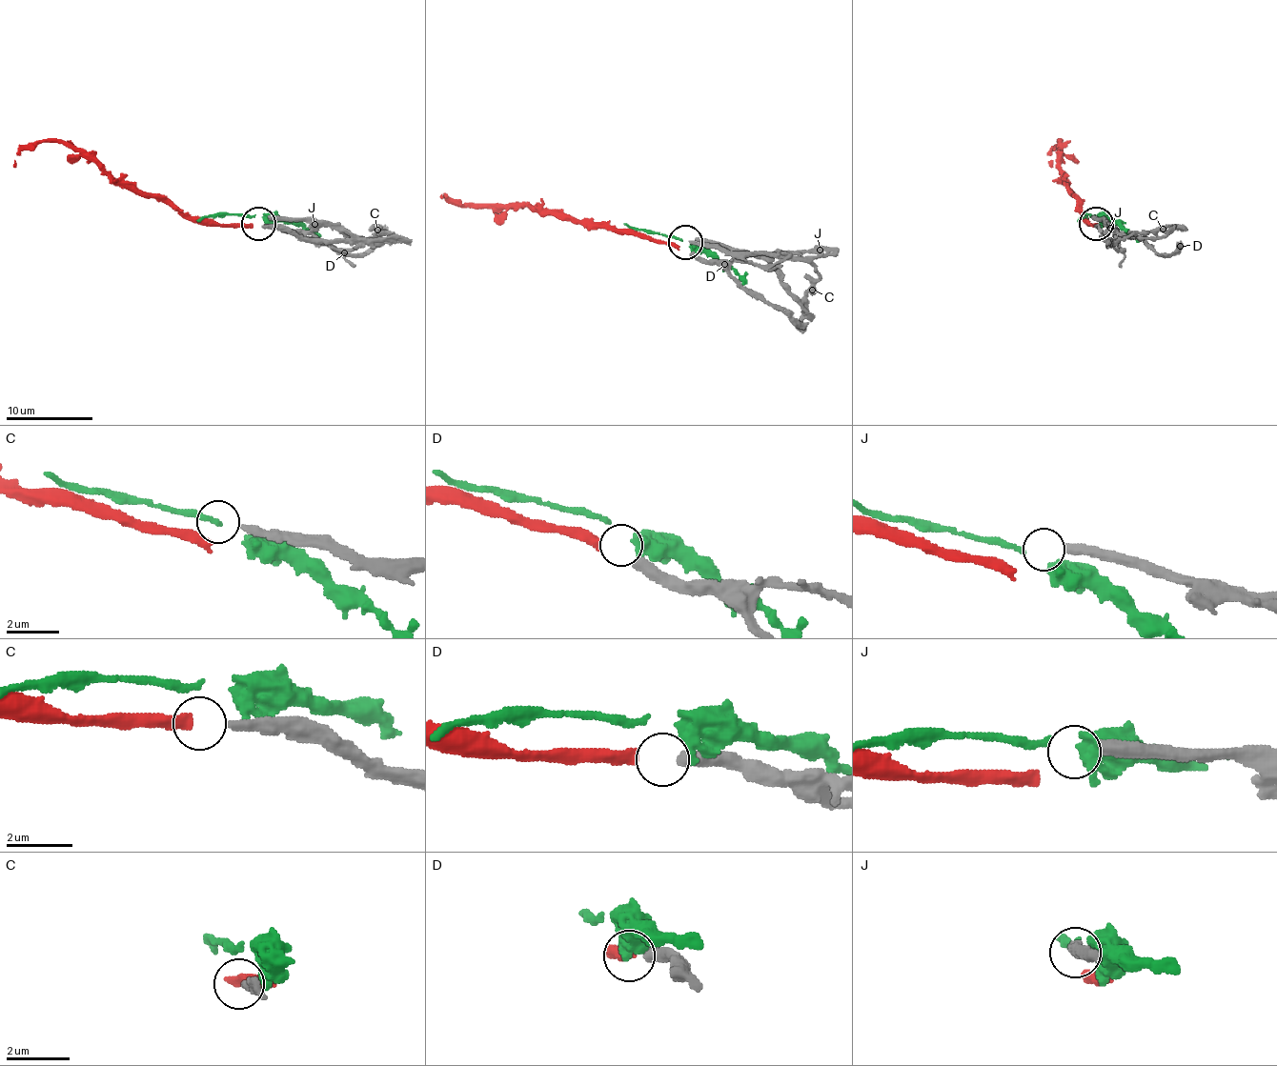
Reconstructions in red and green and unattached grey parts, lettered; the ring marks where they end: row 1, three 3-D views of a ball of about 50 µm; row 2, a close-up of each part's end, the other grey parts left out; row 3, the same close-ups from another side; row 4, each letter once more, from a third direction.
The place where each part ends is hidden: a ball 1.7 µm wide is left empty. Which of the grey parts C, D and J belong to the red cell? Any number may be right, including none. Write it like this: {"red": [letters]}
{"red": ["D"]}

